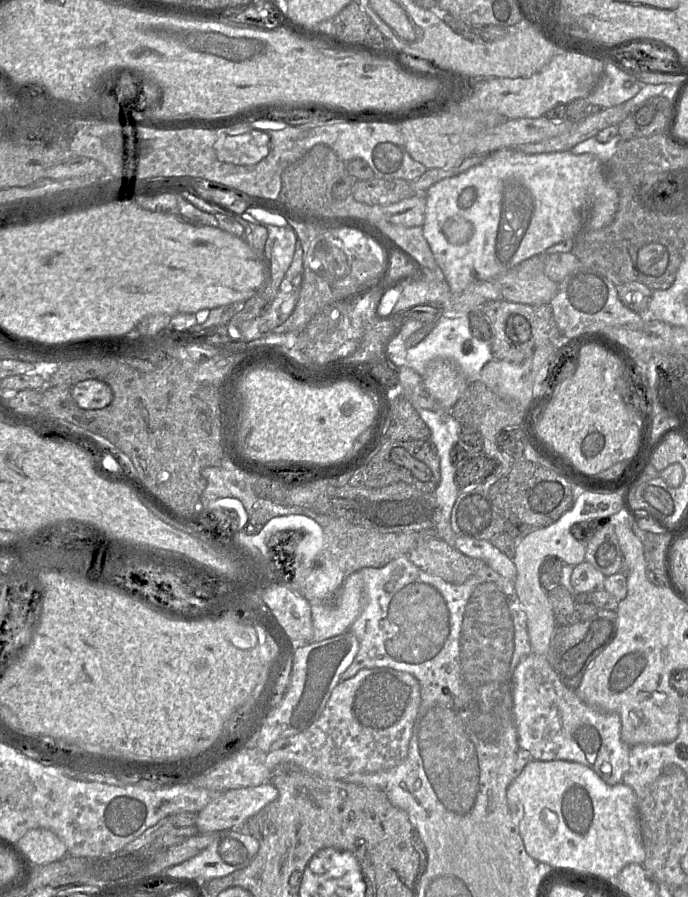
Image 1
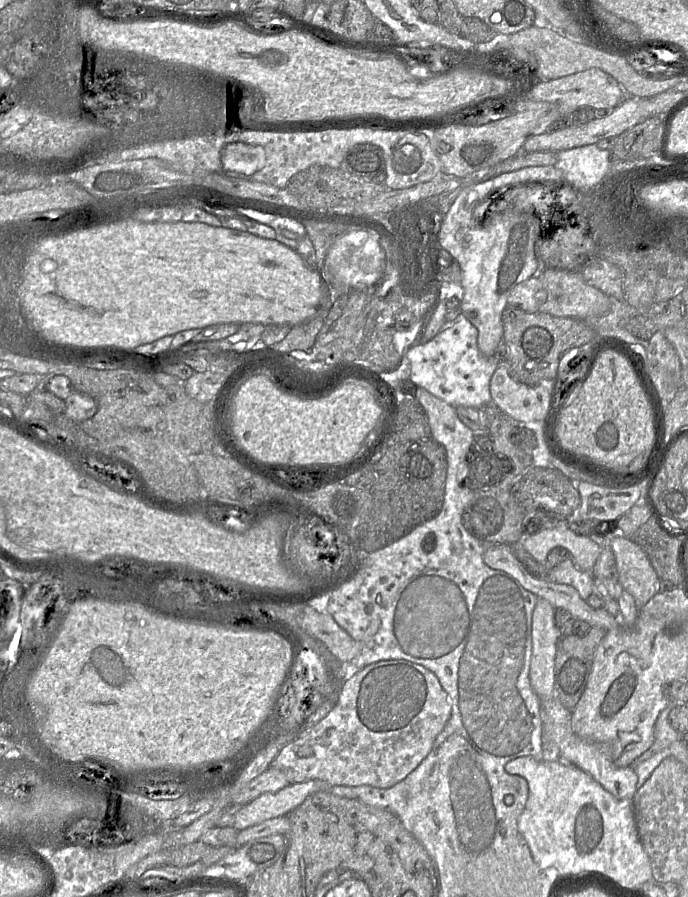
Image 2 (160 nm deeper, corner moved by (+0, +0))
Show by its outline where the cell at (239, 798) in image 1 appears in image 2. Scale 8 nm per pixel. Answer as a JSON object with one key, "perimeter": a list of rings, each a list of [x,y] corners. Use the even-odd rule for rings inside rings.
{"perimeter":[[[307,780],[290,783],[276,792],[263,793],[237,812],[232,827],[241,831],[268,819],[287,816],[308,796],[330,790],[330,787],[325,781]]]}

